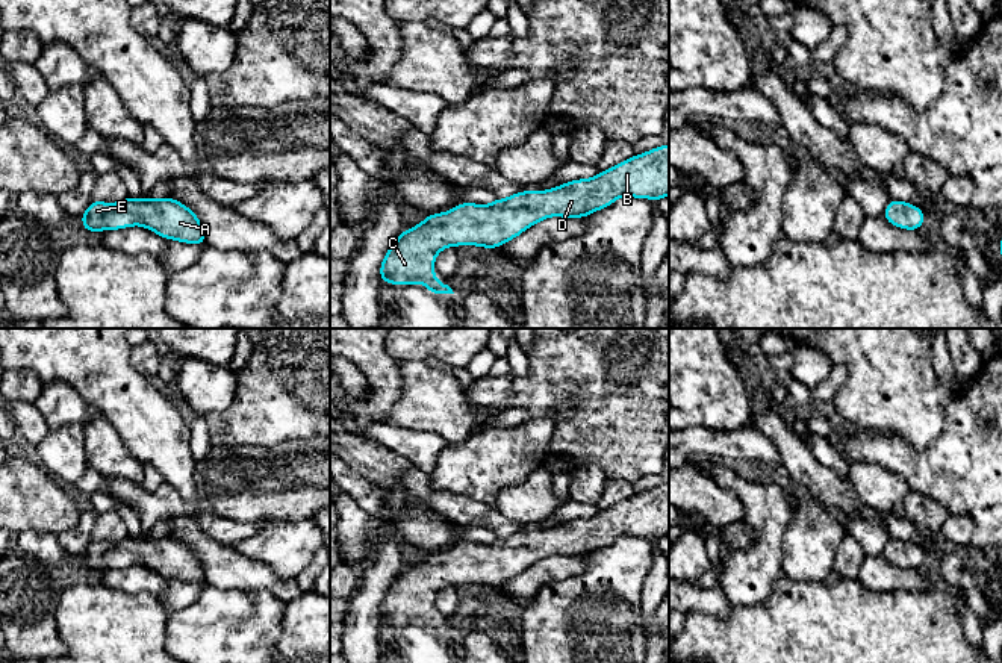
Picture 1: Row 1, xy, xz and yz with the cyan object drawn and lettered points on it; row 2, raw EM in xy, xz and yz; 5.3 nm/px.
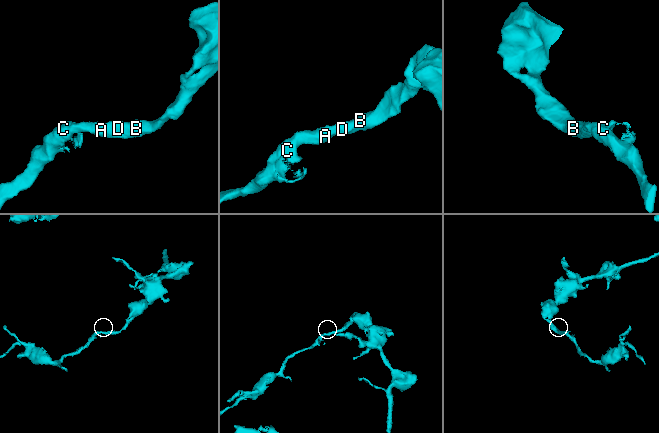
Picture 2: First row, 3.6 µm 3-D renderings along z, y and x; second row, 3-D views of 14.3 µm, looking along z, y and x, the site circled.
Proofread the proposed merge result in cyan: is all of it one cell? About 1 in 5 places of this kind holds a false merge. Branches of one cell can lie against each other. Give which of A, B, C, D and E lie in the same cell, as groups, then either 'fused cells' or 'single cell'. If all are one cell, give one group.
A B C D E | single cell

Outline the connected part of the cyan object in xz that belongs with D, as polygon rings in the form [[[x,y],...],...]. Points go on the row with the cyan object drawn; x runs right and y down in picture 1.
[[[669,144],[634,154],[592,179],[577,179],[546,191],[519,191],[504,200],[495,198],[486,206],[463,201],[451,210],[427,215],[421,224],[403,230],[384,254],[380,282],[389,282],[392,286],[427,282],[425,288],[430,294],[454,294],[448,285],[434,277],[434,259],[447,247],[498,248],[545,218],[584,218],[608,207],[621,197],[658,201],[666,195],[669,195]]]

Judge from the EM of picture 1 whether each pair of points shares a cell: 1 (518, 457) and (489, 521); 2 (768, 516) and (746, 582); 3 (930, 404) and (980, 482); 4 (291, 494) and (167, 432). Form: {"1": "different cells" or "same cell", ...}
{"1": "different cells", "2": "same cell", "3": "different cells", "4": "different cells"}

